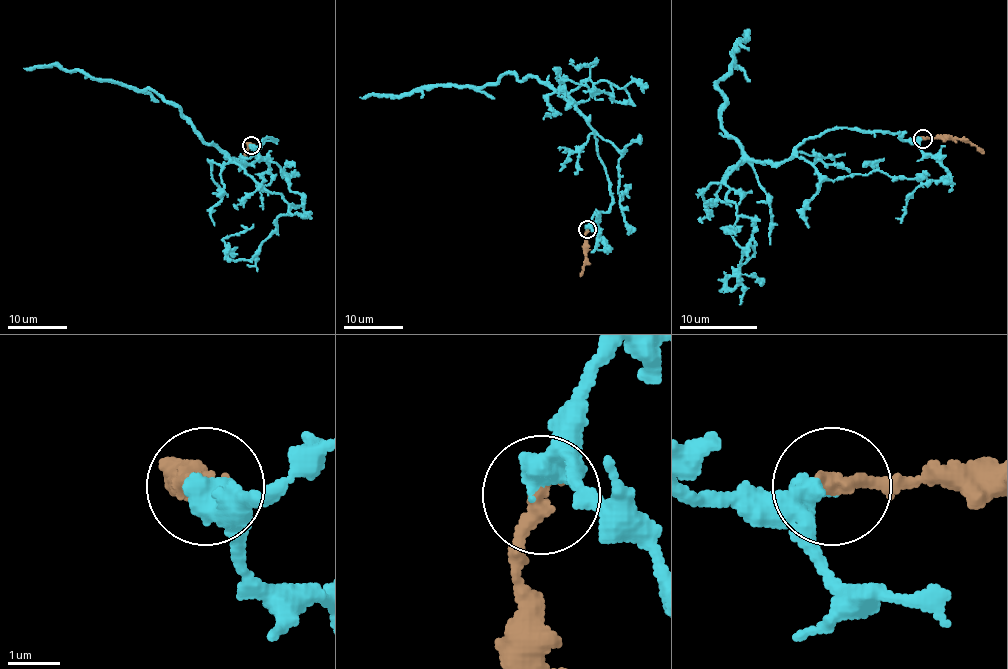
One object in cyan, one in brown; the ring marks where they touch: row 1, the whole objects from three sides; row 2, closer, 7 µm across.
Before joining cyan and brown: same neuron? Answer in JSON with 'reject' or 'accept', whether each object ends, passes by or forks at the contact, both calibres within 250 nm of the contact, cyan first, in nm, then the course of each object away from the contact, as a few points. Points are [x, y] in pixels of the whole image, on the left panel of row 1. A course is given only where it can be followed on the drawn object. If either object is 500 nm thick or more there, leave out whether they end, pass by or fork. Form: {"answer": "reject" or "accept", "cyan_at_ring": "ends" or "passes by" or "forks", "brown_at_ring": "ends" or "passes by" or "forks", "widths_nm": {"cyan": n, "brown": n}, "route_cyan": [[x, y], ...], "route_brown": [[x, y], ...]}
{"answer": "accept", "cyan_at_ring": "passes by", "brown_at_ring": "ends", "widths_nm": {"cyan": 400, "brown": 280}, "route_cyan": [[251, 145], [276, 140], [265, 137], [258, 157], [239, 164], [148, 89], [55, 65], [24, 68]], "route_brown": [[251, 145], [243, 157]]}

